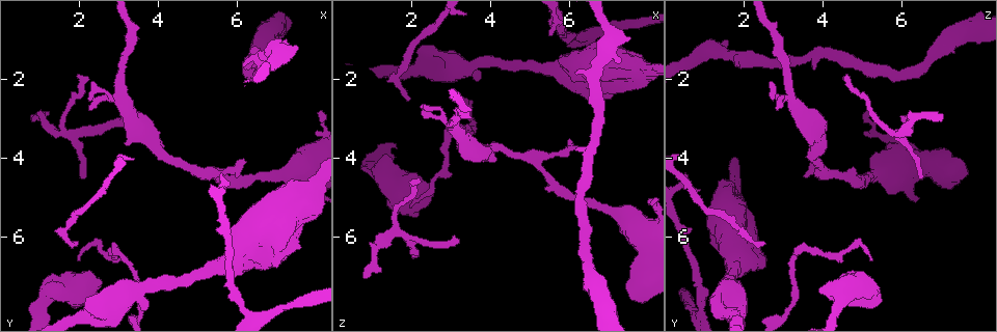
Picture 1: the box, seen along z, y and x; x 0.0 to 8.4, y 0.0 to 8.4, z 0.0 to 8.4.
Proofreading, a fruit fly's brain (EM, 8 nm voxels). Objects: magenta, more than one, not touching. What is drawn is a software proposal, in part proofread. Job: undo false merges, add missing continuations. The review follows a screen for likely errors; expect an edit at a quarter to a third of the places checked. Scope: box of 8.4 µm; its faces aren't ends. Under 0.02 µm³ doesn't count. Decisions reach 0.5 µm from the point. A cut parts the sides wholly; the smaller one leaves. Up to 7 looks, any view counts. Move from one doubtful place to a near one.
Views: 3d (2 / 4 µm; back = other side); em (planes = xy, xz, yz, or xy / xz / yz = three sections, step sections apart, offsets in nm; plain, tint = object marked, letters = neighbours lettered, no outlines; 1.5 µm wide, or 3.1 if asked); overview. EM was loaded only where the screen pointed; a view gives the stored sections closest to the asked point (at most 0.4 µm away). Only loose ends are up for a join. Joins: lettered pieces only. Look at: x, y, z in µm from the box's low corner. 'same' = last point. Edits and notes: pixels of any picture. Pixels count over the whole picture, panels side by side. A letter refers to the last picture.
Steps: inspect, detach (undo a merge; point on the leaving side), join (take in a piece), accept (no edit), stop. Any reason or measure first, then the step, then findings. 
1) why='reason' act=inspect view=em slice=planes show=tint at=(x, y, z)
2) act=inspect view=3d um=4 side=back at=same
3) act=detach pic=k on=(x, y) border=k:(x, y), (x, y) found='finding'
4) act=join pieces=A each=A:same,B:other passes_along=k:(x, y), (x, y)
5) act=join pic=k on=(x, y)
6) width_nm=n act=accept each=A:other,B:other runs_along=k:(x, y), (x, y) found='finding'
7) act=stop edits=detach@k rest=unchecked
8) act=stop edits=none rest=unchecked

why='an open end' act=inspect view=3d um=2 at=(0.85, 2.95, 7.00)

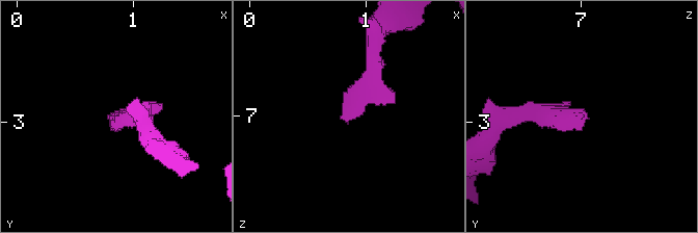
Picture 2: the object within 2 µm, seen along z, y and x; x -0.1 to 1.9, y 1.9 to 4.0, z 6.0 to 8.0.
act=inspect view=em slice=planes show=tint at=(0.80, 2.96, 7.04)

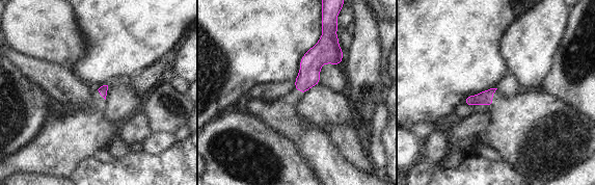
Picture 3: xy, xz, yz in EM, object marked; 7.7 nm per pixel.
why='see the neighbours' act=inspect view=em slice=planes show=letters at=same

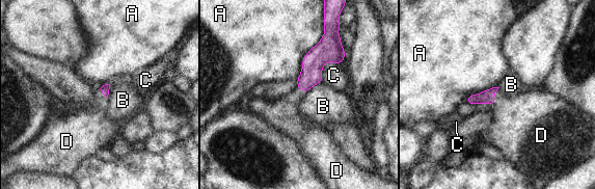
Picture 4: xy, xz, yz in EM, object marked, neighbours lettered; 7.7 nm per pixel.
act=join pieces=D each=A:other,B:other,C:other,D:same passes_along=4:(486, 97), (493, 97), (517, 118) found='it goes on there'

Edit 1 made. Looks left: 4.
why='tapers out' act=inspect view=3d um=2 at=(1.90, 1.90, 4.60)

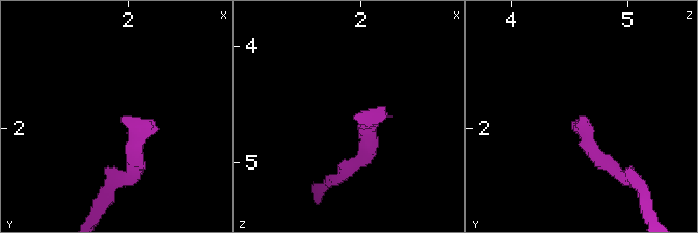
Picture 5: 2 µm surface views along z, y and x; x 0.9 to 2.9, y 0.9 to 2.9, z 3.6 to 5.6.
why='now the EM' act=inspect view=em slice=xy step=4 show=letters at=(1.94, 1.90, 4.64)

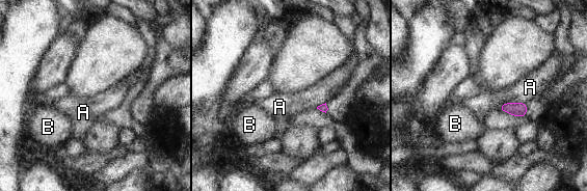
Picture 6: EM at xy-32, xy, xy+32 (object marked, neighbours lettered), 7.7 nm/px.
act=inspect view=em slice=planes show=letters at=same

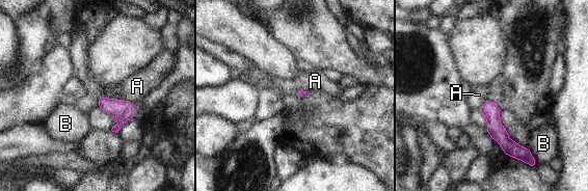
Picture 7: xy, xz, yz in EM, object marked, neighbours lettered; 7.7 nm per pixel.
act=accept each=A:other,B:other border=7:(101, 97), (131, 100), (133, 102) found='none of them fits'

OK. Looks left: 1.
act=stop edits=join@4 rest=unchecked

